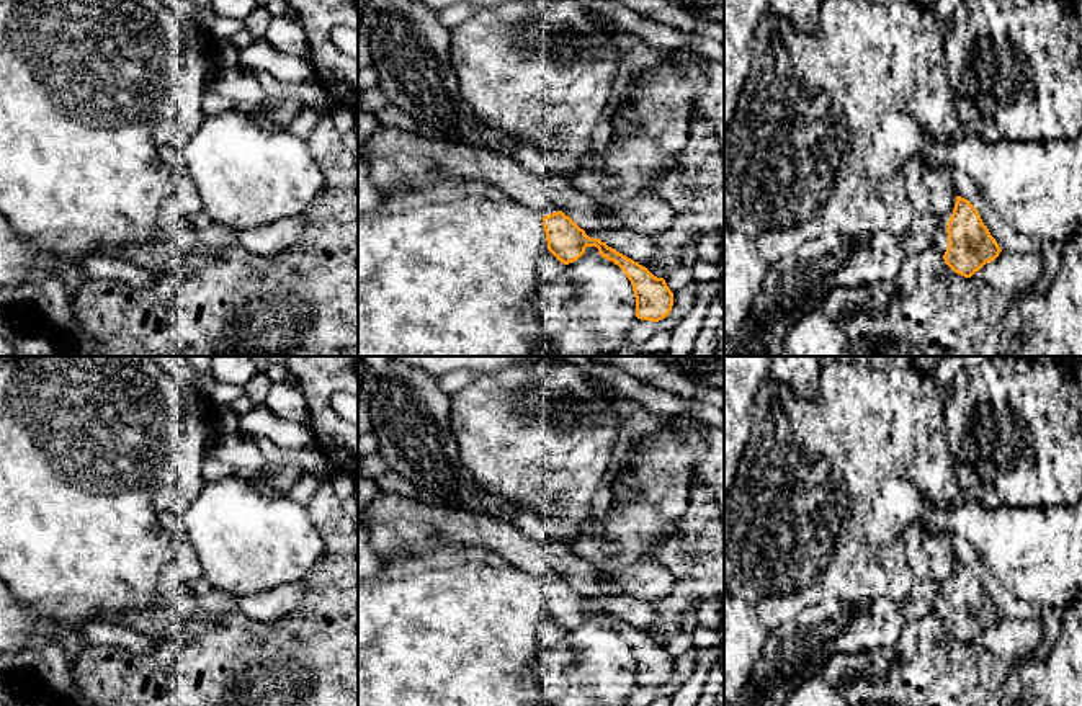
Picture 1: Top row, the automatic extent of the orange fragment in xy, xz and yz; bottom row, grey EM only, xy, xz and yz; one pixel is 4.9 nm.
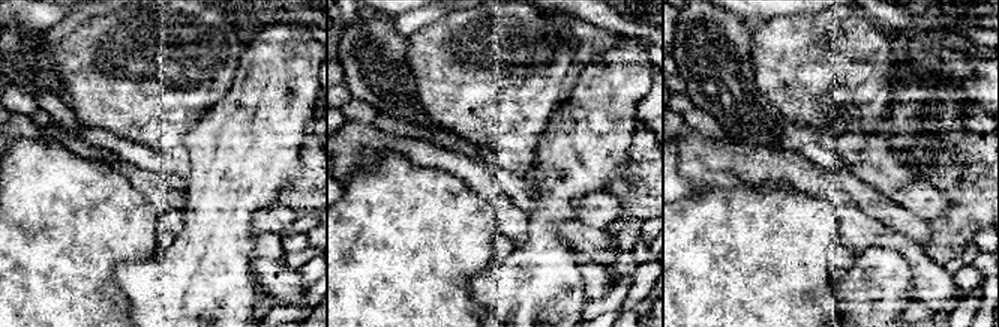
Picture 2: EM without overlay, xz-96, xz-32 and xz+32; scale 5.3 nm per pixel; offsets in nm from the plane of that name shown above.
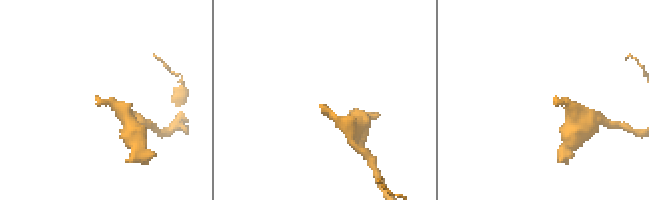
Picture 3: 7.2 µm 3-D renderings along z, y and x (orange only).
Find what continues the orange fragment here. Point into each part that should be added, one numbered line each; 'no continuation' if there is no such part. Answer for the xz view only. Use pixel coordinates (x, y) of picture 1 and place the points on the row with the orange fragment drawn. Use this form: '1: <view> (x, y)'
1: xz (397, 159)

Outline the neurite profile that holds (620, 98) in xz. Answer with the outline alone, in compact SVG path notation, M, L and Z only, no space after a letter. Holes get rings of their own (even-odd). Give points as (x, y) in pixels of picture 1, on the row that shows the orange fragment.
M637 70L633 77L631 77L631 82L629 85L623 90L623 92L615 92L613 93L613 103L611 103L611 108L608 109L608 114L610 114L610 119L611 123L615 124L615 132L624 132L628 131L629 127L623 123L621 116L623 116L623 108L624 108L624 103L633 96L633 83L636 80L636 75L639 74L641 70Z

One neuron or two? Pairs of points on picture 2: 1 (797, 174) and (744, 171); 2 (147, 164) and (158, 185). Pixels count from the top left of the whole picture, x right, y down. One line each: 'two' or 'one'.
1: one
2: two

